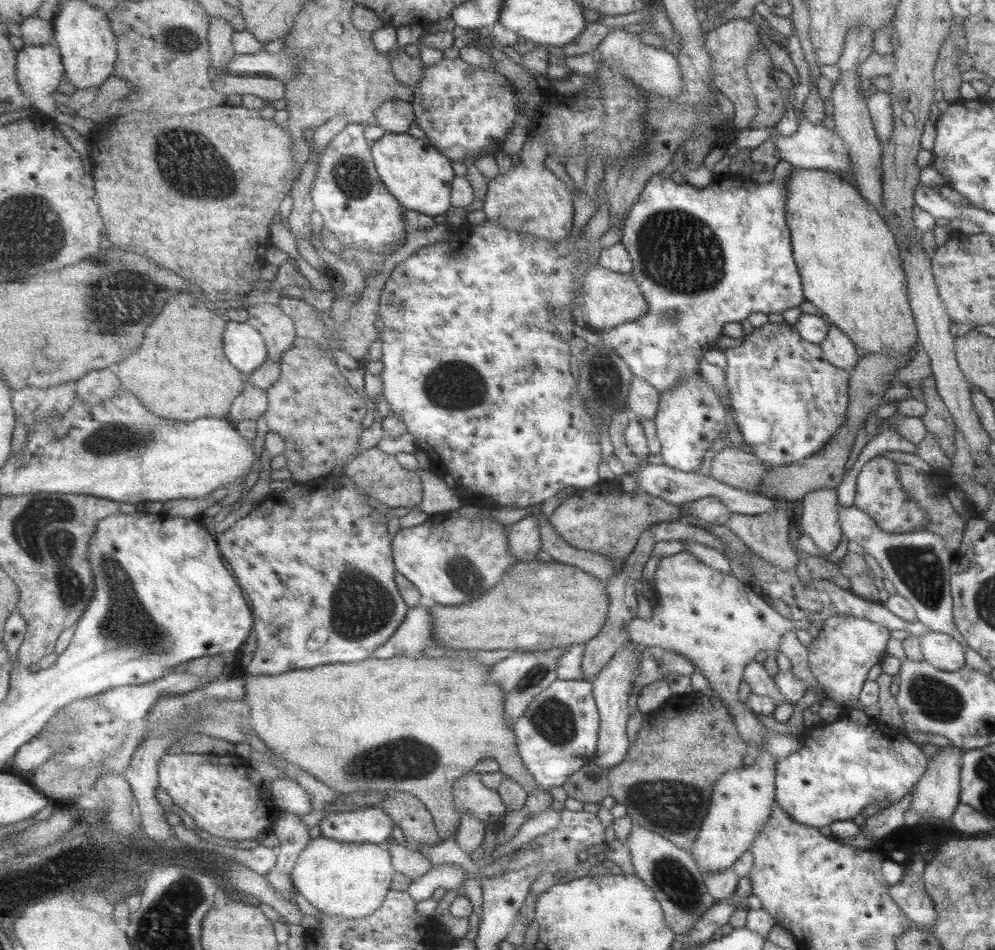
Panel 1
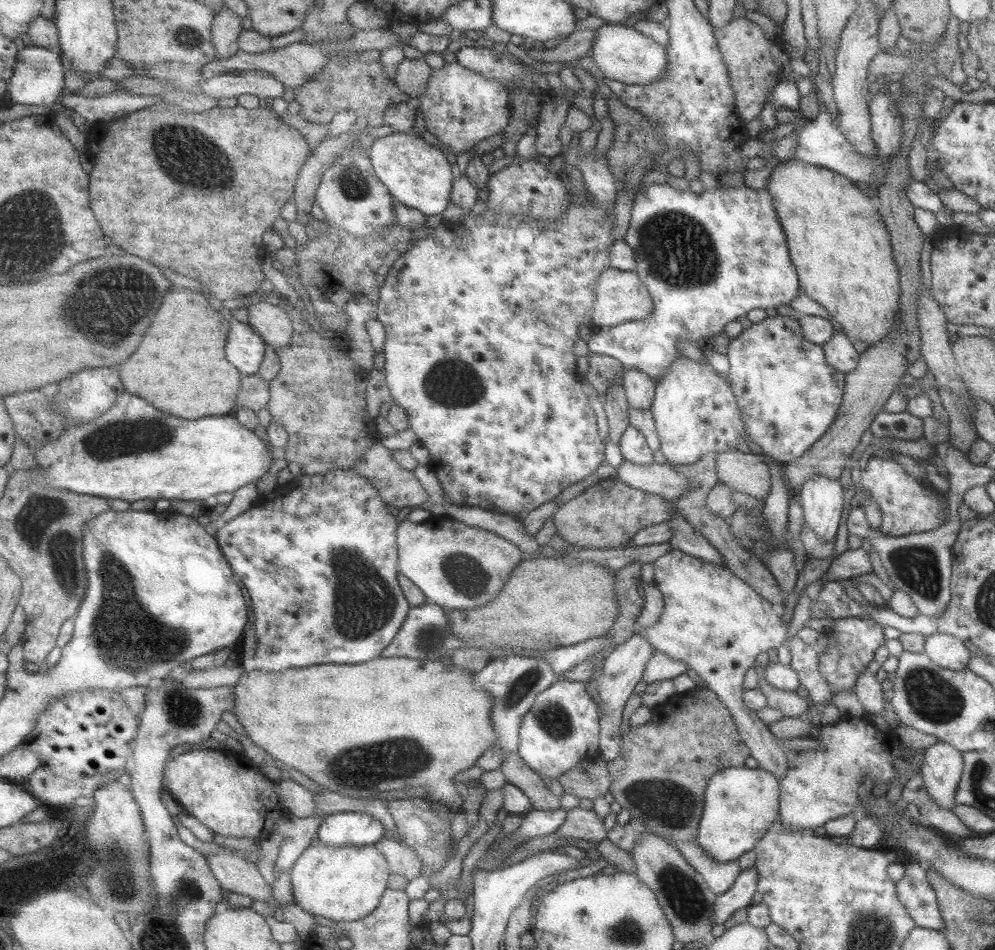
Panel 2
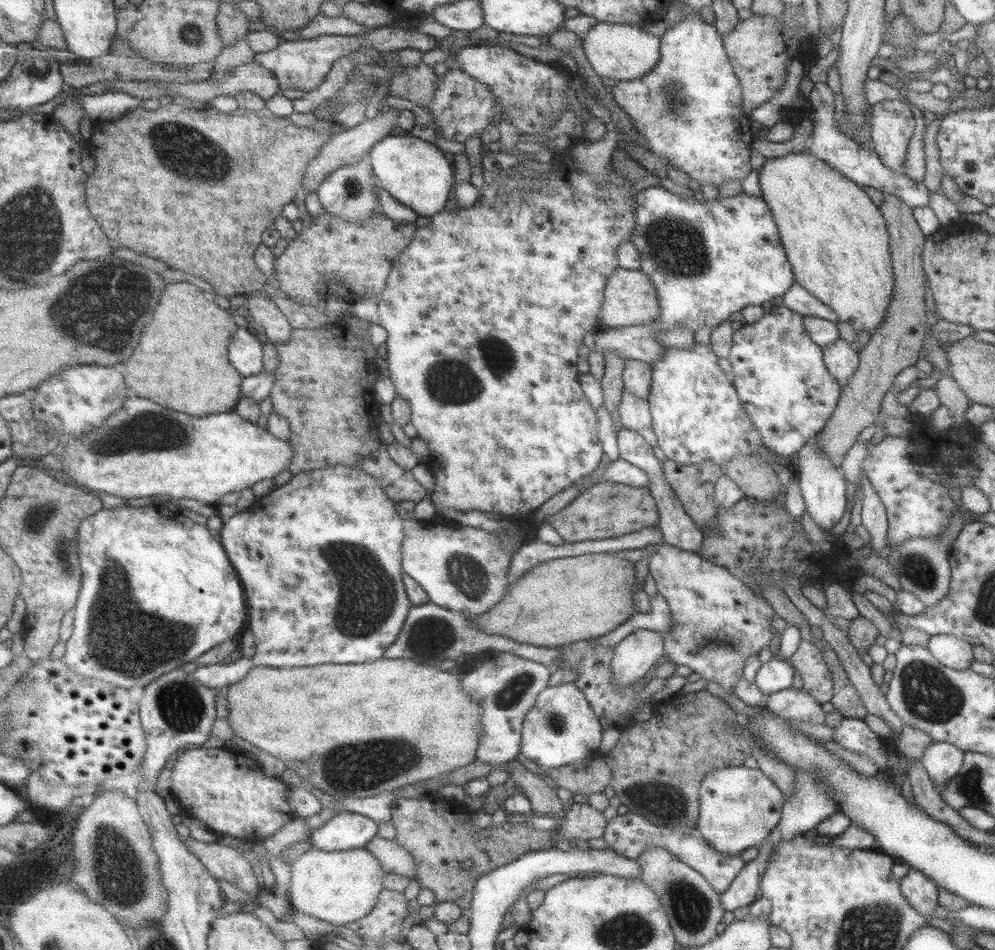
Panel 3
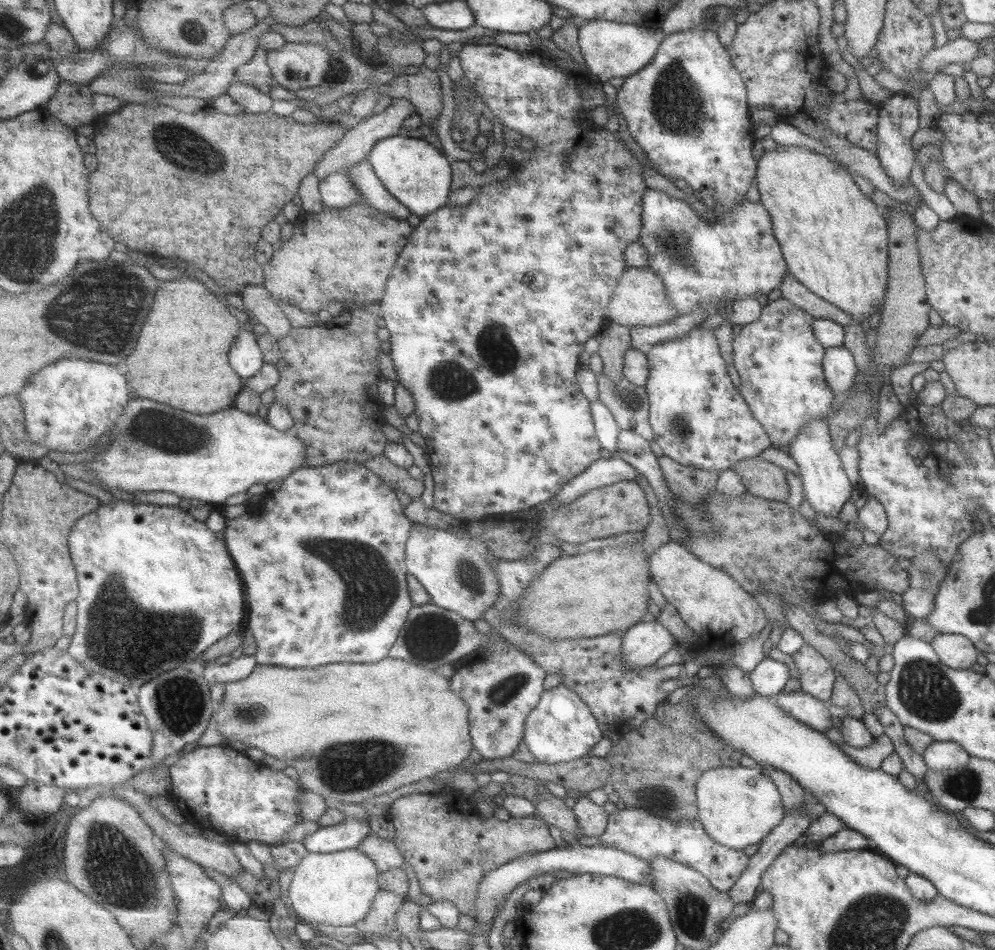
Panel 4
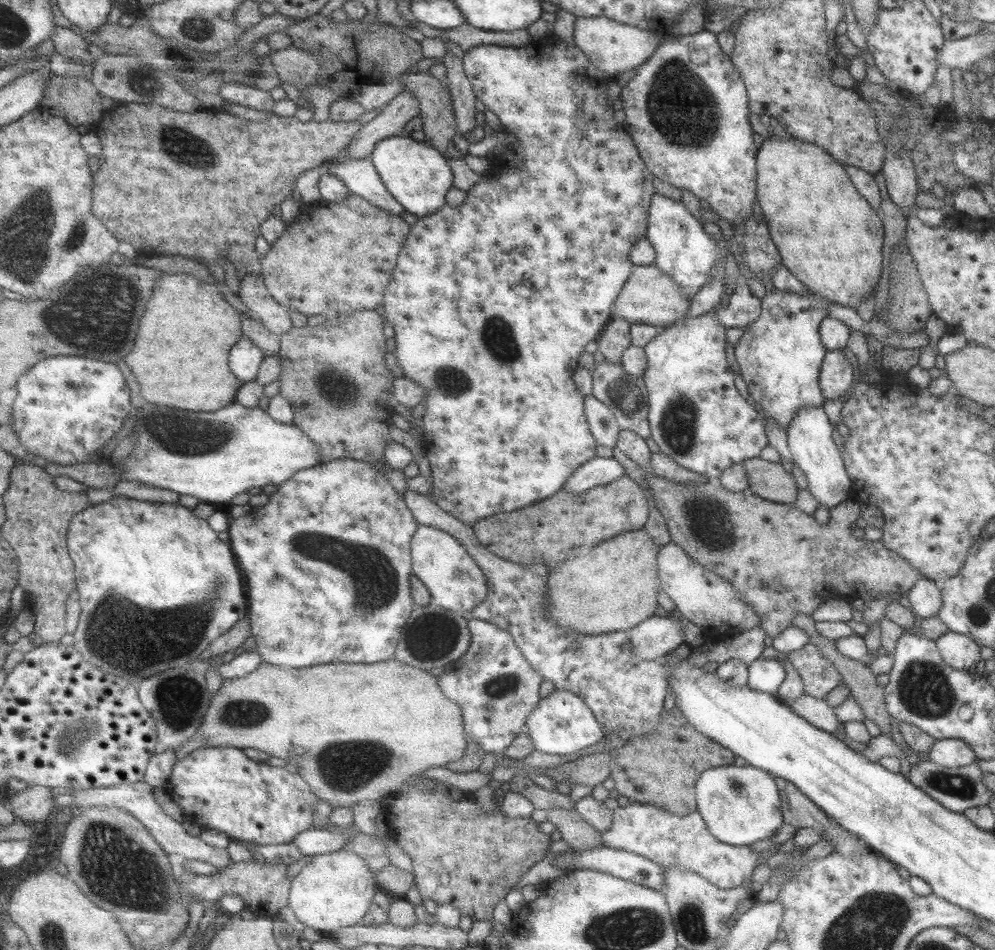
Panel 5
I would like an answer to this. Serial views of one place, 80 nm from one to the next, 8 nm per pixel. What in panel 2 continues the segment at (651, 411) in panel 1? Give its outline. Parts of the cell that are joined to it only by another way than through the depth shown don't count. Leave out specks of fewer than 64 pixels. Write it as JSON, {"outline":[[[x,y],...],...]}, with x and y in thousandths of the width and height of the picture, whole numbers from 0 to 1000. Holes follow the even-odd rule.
{"outline":[[[627,388],[625,406],[632,428],[651,431],[656,419],[658,400],[638,388]]]}

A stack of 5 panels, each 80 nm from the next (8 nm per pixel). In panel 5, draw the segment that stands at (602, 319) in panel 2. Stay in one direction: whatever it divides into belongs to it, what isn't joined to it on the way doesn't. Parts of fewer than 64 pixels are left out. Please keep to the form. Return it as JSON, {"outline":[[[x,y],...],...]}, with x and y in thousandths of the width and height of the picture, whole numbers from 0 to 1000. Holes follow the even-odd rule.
{"outline":[[[636,279],[634,288],[617,317],[617,327],[632,341],[672,343],[691,331],[692,321],[693,314],[685,308],[685,303],[671,288],[665,287],[658,279]]]}

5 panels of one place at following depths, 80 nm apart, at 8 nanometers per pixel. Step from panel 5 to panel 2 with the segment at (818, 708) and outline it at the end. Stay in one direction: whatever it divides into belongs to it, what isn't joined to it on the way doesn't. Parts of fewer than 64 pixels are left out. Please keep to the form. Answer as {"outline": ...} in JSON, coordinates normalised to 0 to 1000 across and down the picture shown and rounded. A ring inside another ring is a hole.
{"outline":[[[763,701],[758,702],[762,709],[761,724],[768,731],[771,745],[783,747],[790,756],[801,754],[809,756],[808,752],[811,743],[820,743],[813,735],[805,734],[799,727],[786,727],[777,724],[766,715],[766,704]]]}

